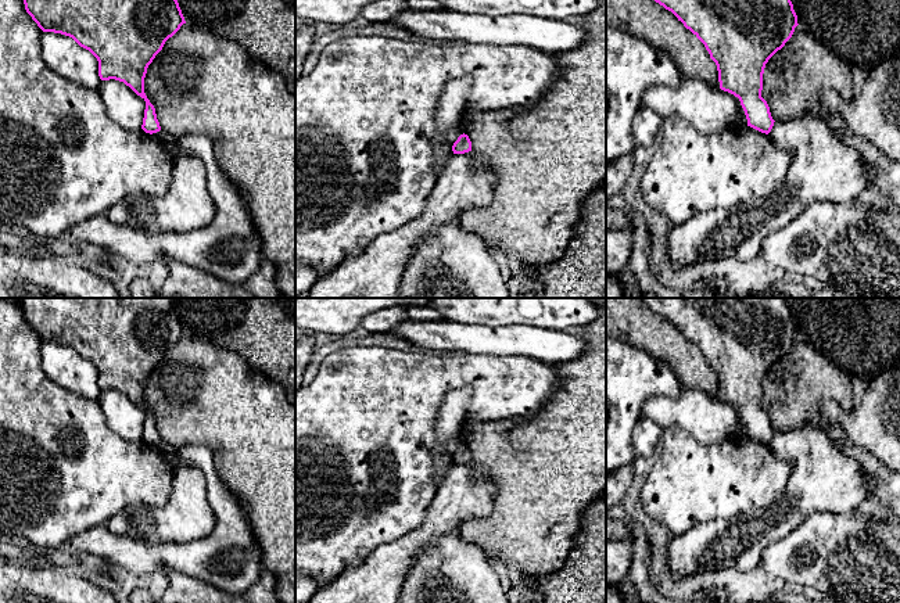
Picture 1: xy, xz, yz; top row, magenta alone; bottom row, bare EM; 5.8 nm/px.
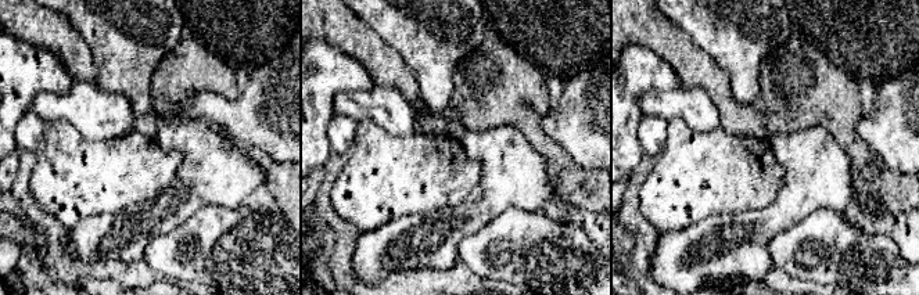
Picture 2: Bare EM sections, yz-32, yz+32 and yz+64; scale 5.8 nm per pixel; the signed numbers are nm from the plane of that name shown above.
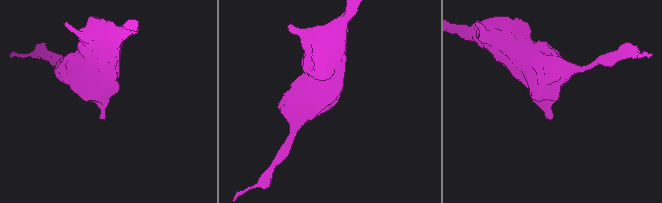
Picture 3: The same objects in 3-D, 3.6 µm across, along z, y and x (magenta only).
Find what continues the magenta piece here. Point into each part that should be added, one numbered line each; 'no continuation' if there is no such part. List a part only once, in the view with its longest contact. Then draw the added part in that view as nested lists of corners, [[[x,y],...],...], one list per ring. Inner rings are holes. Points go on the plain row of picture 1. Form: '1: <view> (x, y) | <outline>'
no continuation

